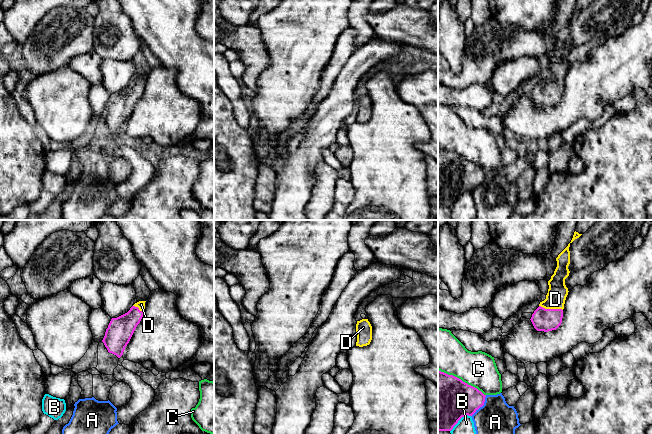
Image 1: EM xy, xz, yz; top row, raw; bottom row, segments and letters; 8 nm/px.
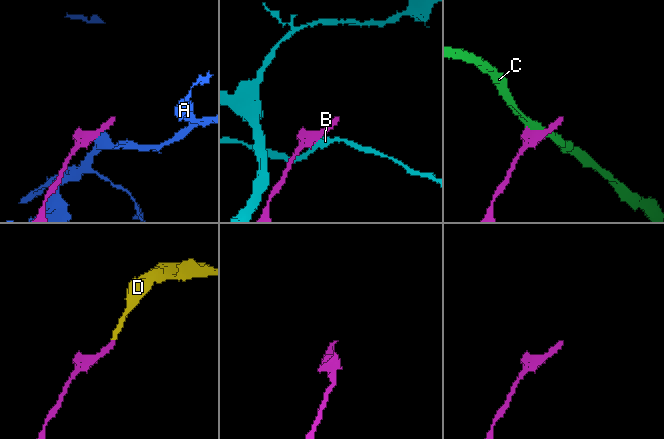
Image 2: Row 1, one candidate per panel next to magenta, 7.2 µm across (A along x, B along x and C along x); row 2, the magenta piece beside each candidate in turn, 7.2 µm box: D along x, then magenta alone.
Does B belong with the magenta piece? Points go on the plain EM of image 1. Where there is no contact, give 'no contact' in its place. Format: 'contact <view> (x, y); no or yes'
contact yz (459, 195); no

